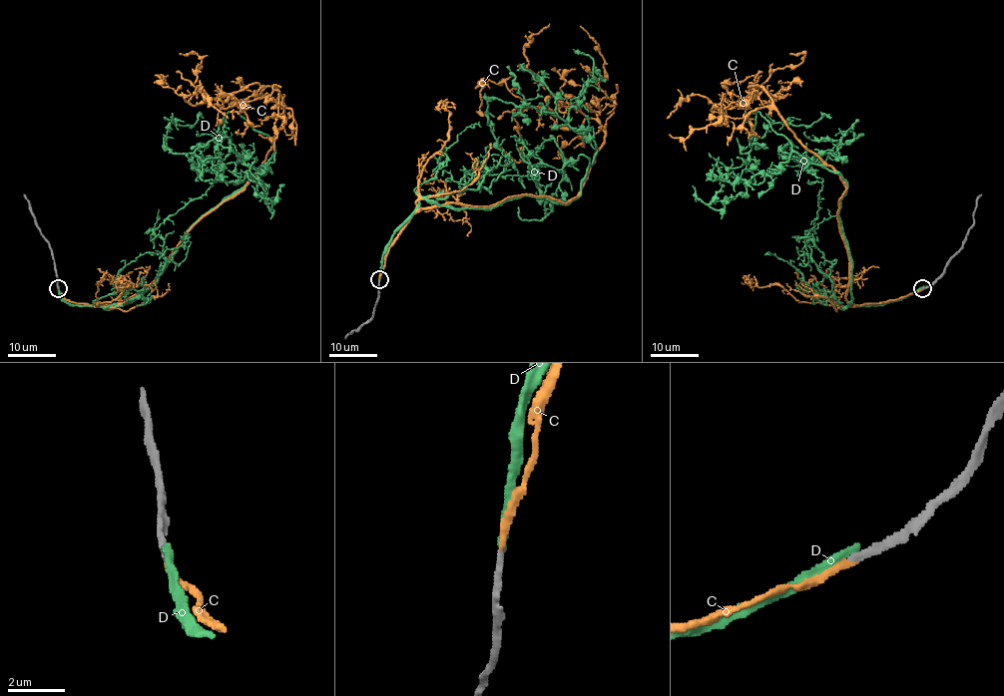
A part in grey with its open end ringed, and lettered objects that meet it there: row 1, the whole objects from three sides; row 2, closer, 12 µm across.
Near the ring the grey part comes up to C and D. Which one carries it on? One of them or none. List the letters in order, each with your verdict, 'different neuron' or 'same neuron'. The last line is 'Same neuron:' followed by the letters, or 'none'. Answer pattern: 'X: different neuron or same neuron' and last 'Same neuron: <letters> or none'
C: same neuron
D: different neuron
Same neuron: C

